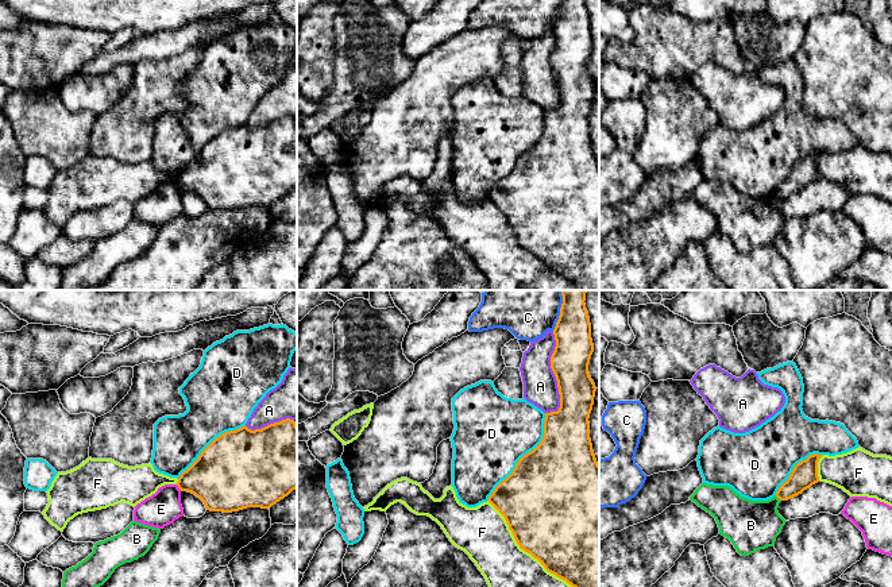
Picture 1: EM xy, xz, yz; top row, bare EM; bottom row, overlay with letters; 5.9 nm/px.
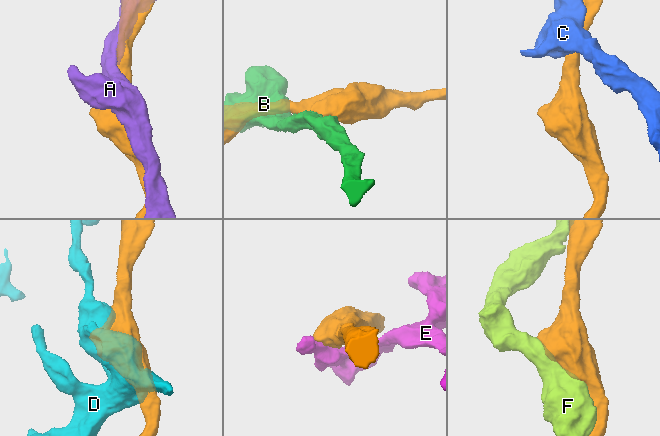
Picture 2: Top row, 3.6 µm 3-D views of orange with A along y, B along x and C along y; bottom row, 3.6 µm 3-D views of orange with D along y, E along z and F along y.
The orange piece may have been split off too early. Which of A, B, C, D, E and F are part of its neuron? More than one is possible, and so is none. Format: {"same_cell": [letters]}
{"same_cell": []}

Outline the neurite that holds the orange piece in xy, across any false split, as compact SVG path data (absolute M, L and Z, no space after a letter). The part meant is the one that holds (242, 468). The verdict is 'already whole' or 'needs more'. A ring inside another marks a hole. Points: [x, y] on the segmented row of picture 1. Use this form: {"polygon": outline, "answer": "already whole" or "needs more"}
{"polygon": "M286 418L255 430L244 425L220 435L181 474L177 486L181 491L200 498L211 511L270 509L297 488L297 425L294 420Z", "answer": "already whole"}

